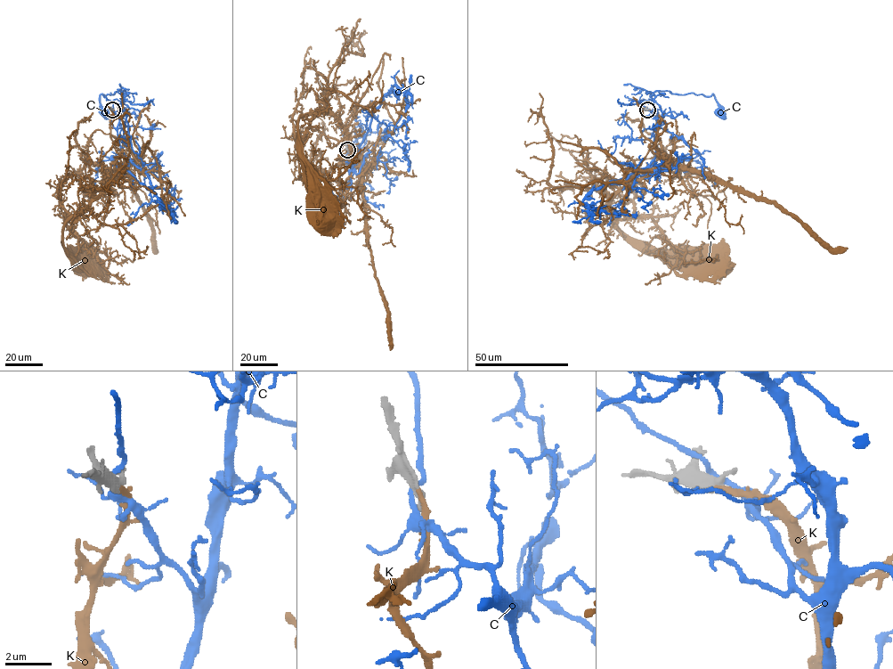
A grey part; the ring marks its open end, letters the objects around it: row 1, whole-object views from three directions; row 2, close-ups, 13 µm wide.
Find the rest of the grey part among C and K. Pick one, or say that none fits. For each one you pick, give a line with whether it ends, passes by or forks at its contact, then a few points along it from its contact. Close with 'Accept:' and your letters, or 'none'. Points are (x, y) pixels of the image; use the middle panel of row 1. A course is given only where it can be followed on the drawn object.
K: it ends there; it runs (348, 150), (345, 159), (362, 170), (347, 129), (332, 114), (304, 113), (298, 120), (304, 180), (325, 218)
Accept: K

